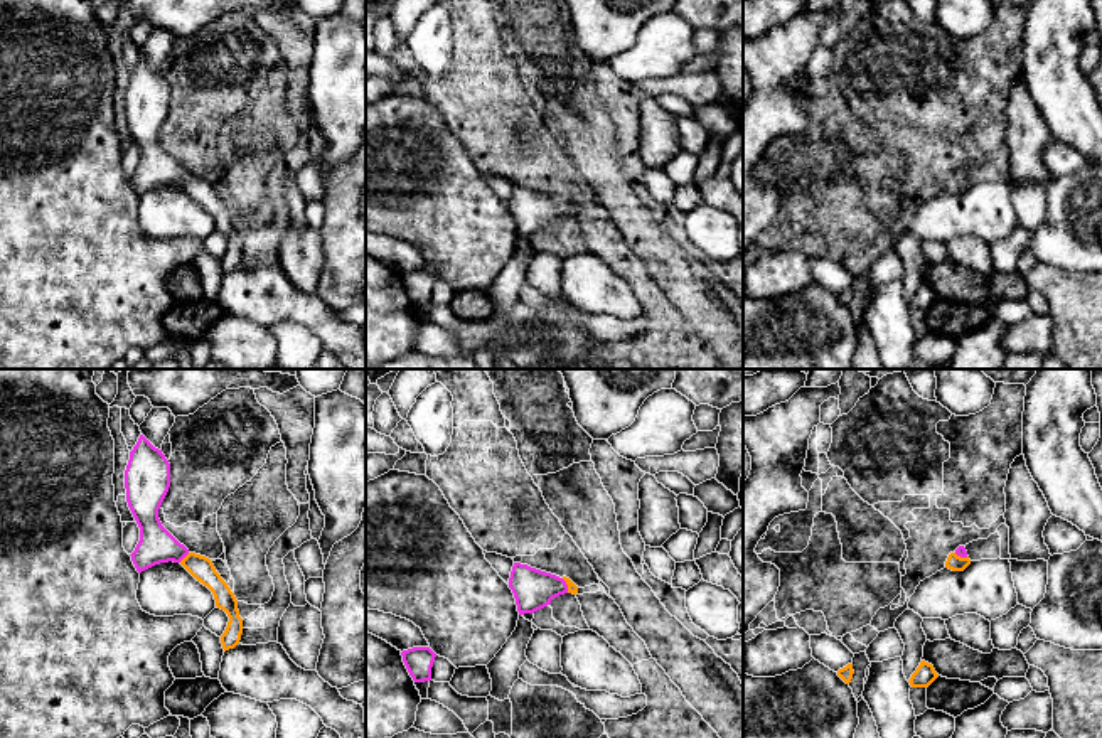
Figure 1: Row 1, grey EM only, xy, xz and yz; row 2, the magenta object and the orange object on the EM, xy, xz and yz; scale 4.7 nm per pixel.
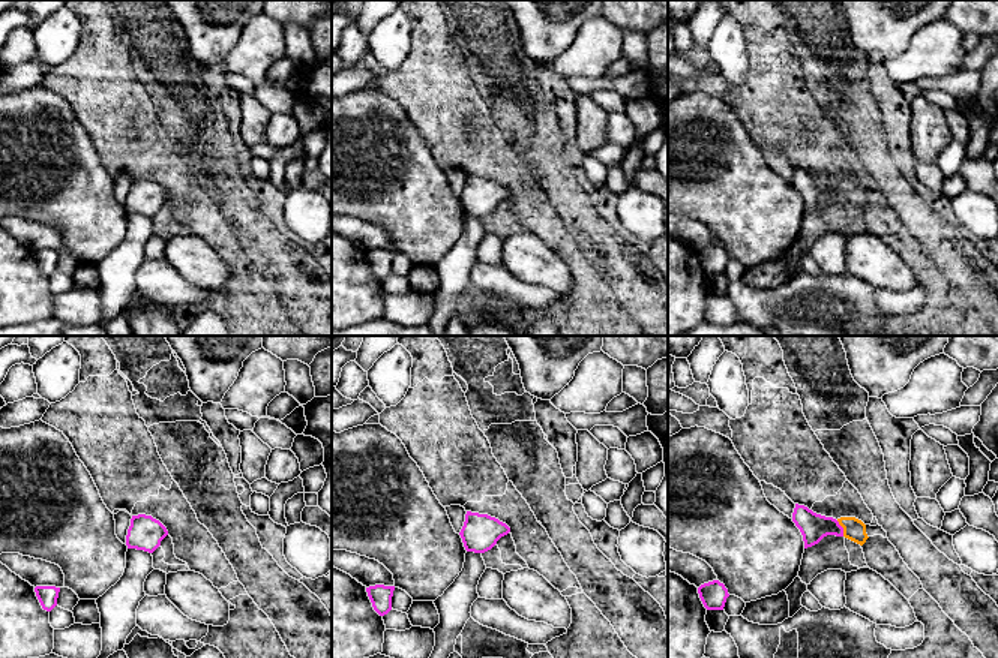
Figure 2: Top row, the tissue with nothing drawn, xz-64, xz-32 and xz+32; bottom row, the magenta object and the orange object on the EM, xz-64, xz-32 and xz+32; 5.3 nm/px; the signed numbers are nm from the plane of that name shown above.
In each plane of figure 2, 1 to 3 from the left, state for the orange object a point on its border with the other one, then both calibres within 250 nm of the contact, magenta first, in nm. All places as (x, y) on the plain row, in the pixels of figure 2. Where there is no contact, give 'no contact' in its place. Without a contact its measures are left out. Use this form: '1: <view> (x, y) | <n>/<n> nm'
1: no contact
2: no contact
3: xz+32 (842, 192) | 150/120 nm

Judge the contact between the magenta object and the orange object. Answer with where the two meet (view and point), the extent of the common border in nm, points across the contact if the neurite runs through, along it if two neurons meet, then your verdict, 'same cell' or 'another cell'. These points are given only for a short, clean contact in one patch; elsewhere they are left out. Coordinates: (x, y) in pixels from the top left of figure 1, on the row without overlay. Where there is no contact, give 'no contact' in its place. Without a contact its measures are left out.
xy (184, 179) | 70 nm | across xy (157, 167), (184, 179), (199, 189) | same cell

